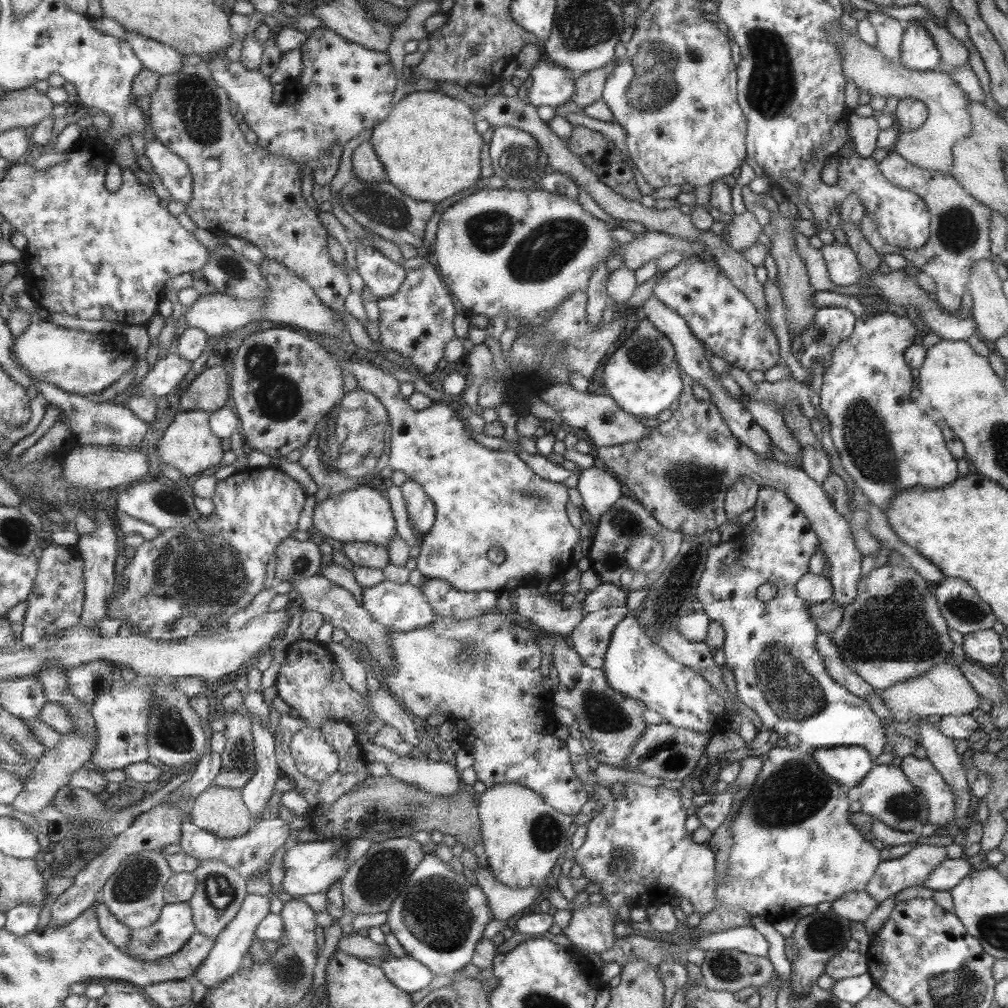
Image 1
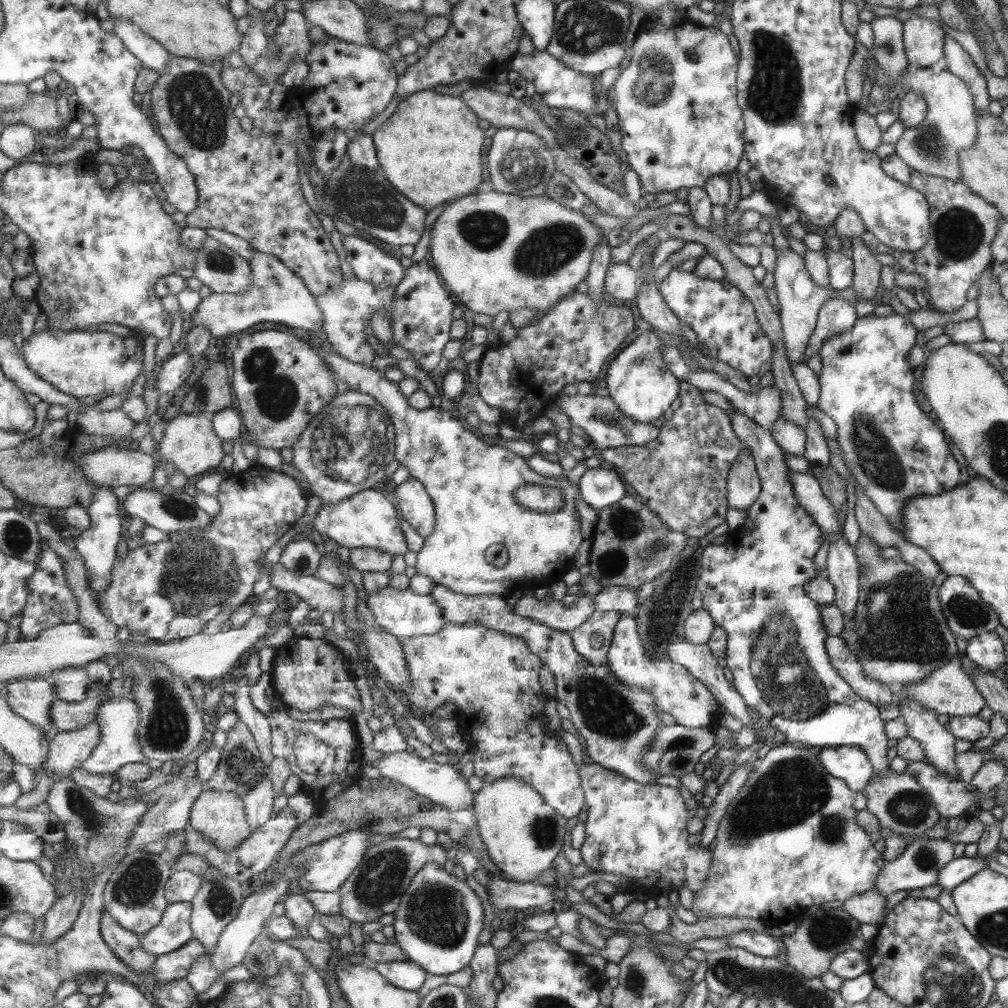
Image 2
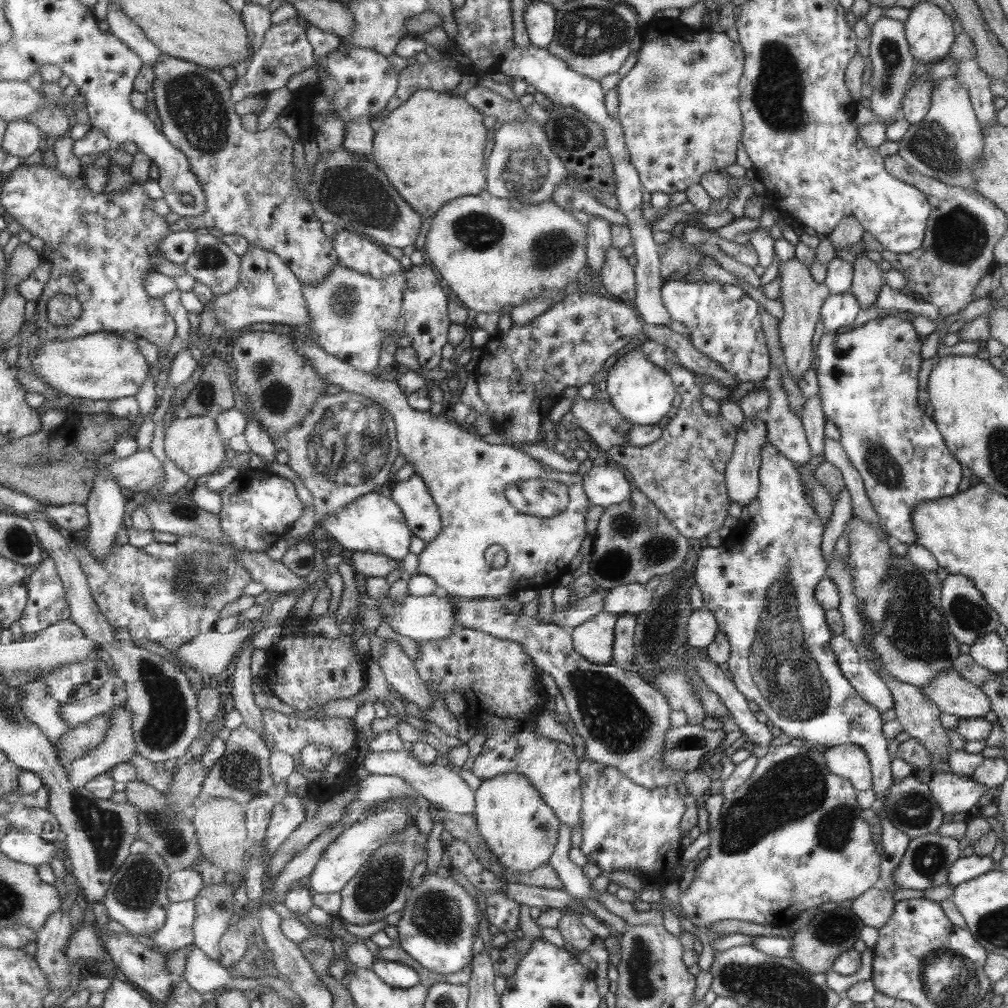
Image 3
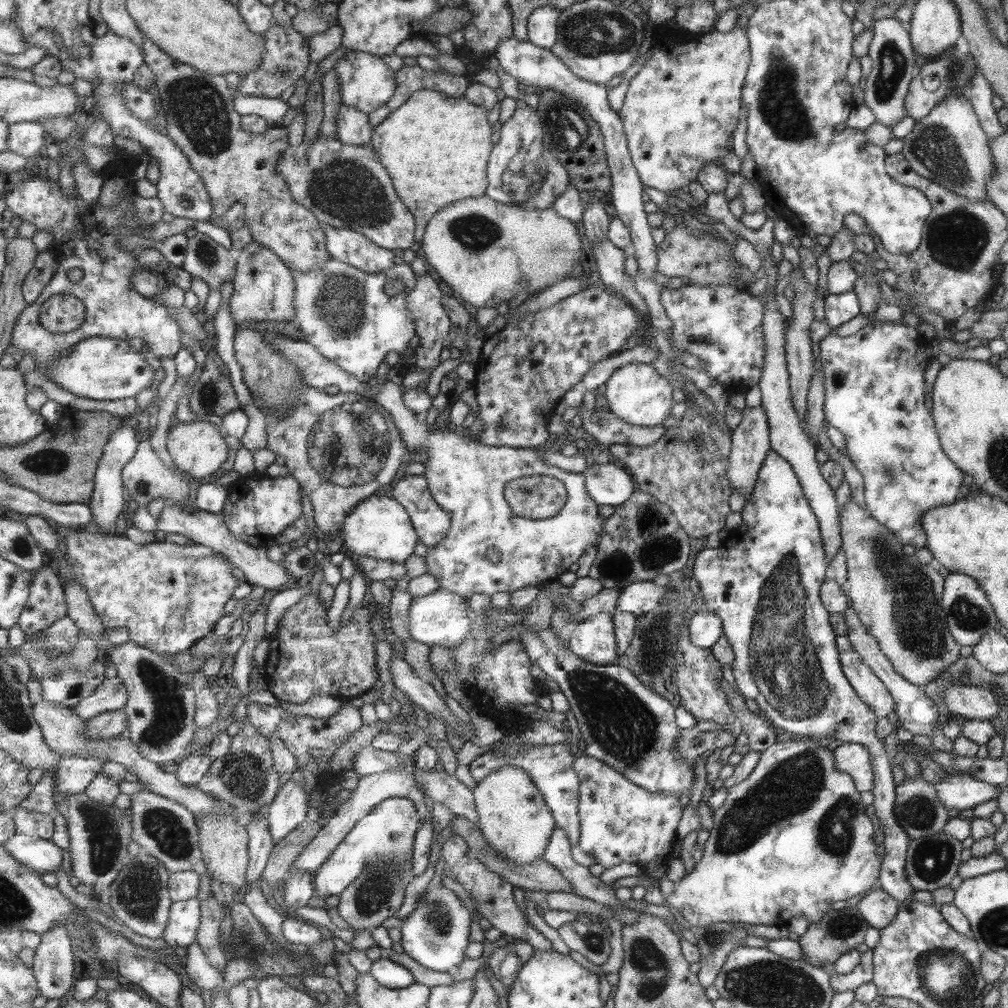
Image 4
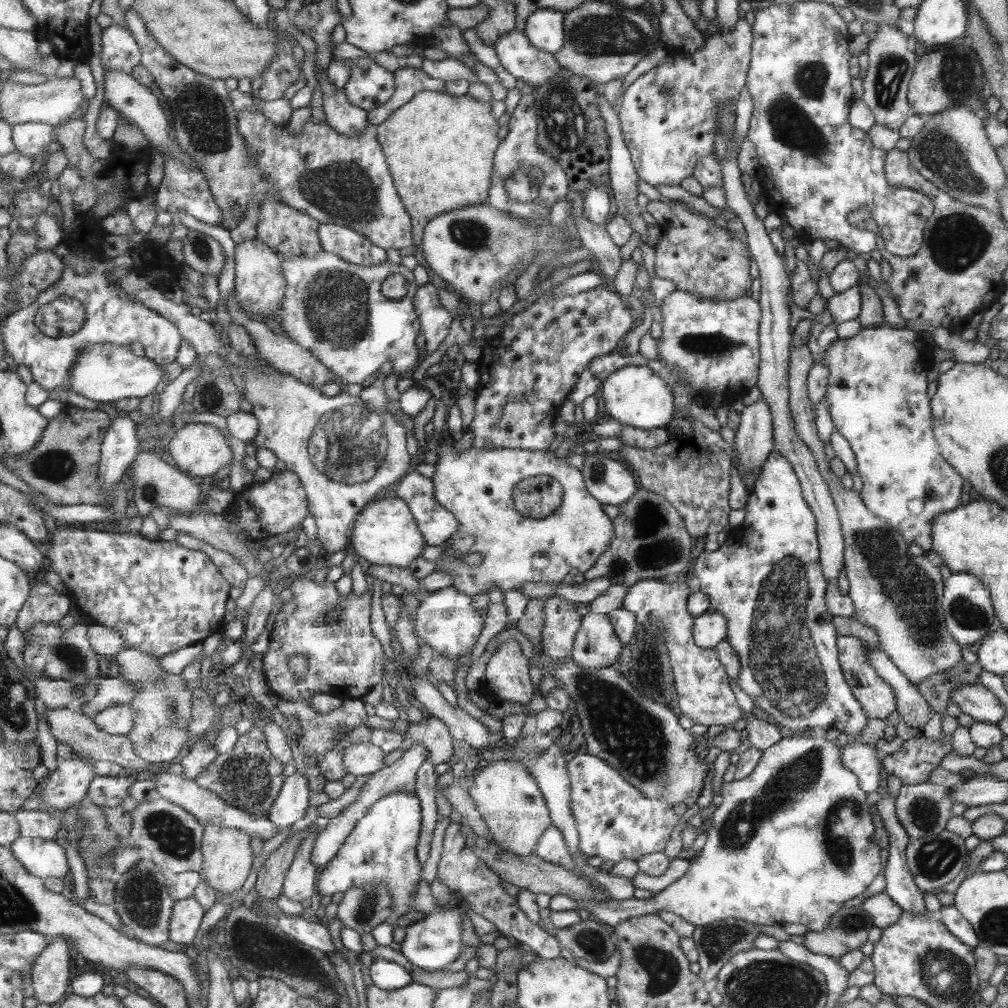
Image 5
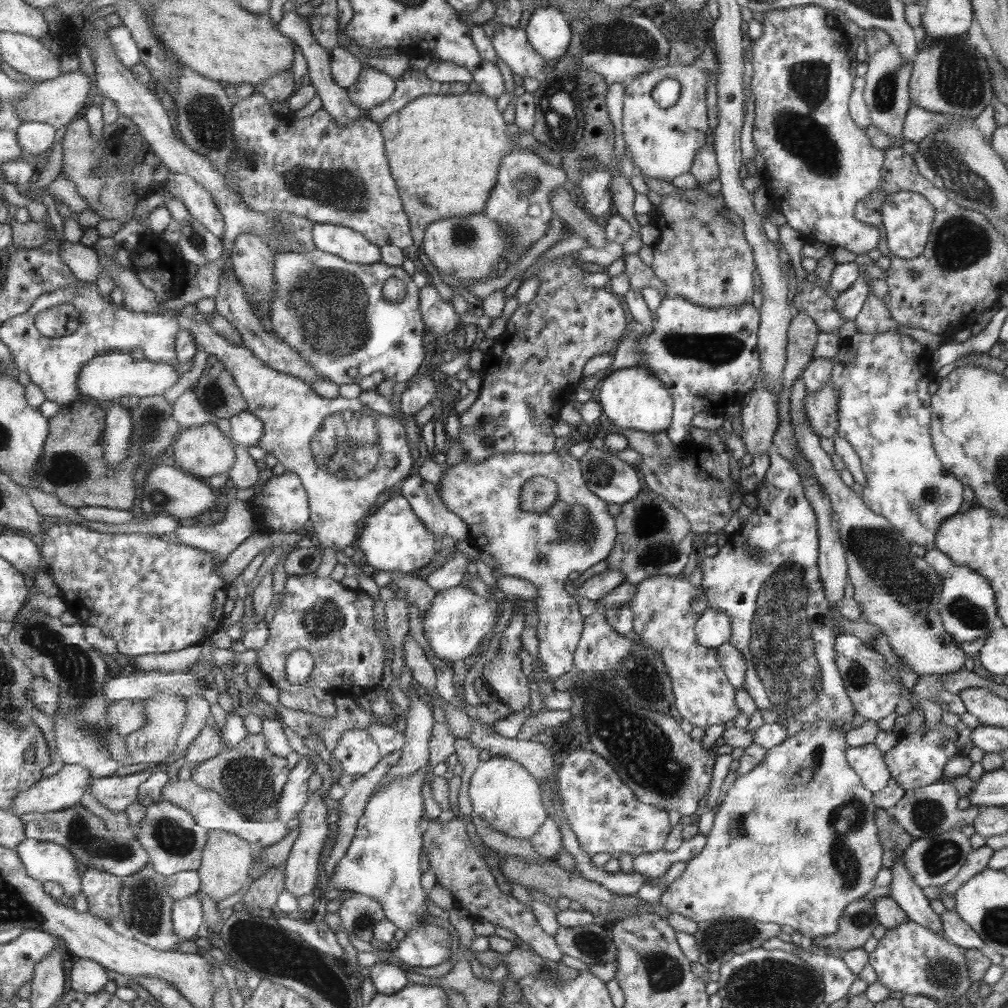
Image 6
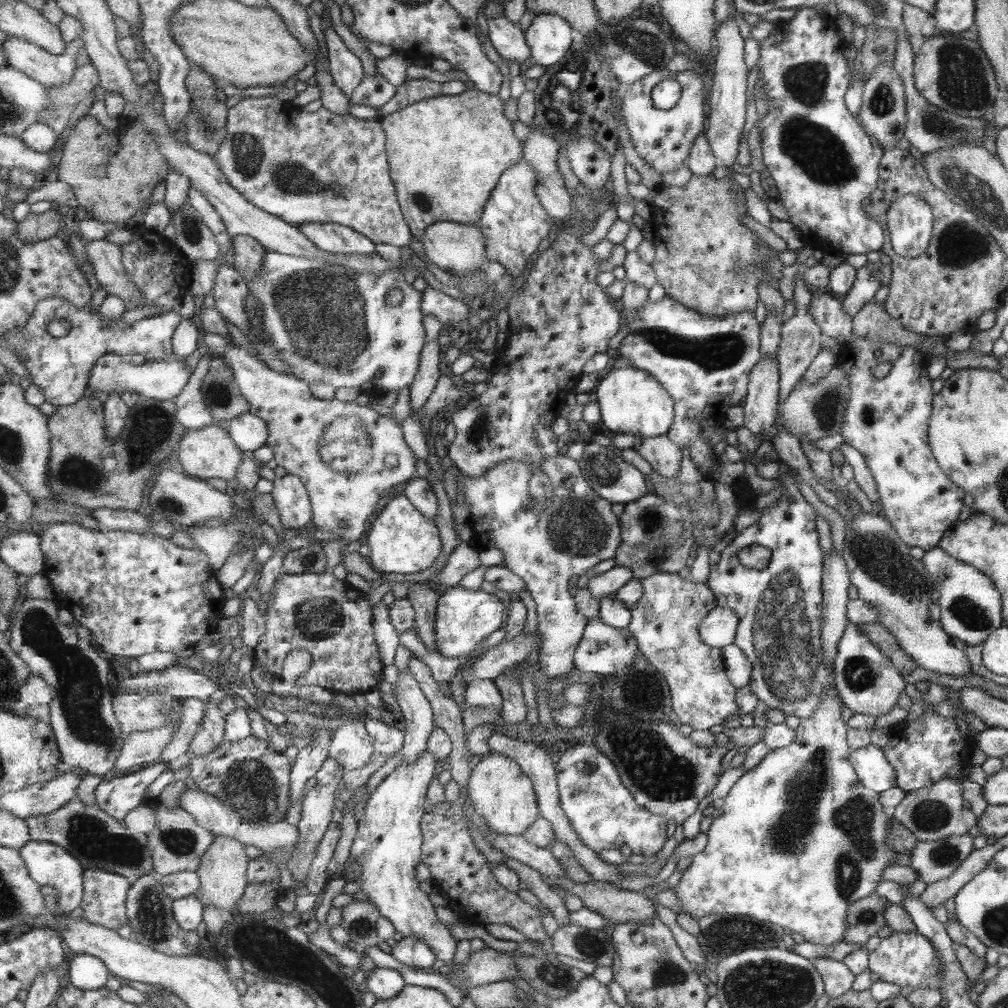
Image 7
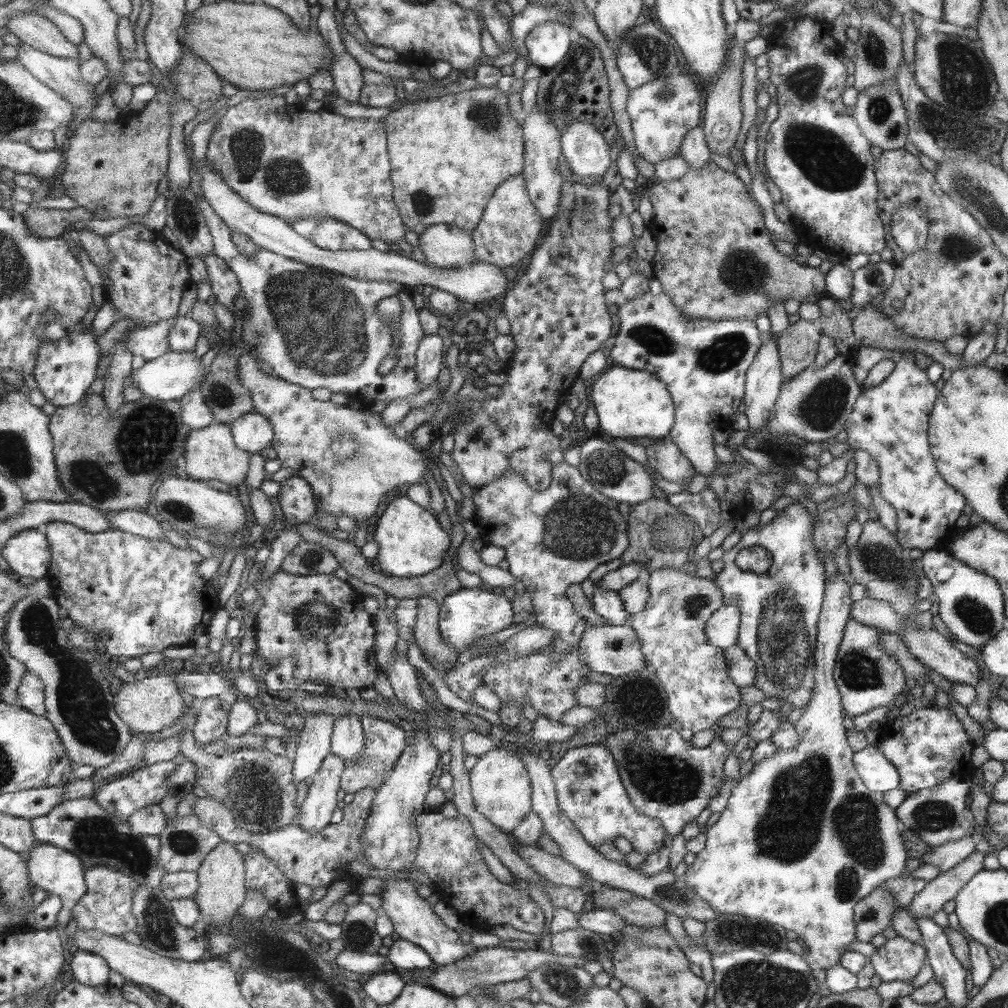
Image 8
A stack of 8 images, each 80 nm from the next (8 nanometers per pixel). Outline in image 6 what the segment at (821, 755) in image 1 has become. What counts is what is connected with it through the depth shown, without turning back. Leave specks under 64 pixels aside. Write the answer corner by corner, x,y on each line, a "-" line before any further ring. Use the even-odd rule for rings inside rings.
873,743
848,747
847,761
860,778
861,784
869,789
869,792
880,791
891,778
891,773
884,761
884,753
879,751

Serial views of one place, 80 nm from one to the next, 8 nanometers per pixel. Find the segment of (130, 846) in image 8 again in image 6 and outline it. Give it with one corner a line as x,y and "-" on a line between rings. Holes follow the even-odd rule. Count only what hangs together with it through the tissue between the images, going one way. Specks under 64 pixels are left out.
85,806
71,807
61,812
33,811
23,816
27,839
34,838
65,845
67,848
75,846
81,840
81,862
87,864
88,869
99,869
110,872
121,878
139,872
149,863
149,854
143,848
139,839
135,837
135,830
111,832
106,822

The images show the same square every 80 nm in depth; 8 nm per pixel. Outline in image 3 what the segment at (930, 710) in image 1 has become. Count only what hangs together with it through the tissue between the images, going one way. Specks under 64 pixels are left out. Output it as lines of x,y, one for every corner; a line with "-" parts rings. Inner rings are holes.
952,669
941,670
931,682
920,688
923,696
928,698
943,714
953,714
958,718
983,718
990,710
989,699
980,691
980,687
967,682

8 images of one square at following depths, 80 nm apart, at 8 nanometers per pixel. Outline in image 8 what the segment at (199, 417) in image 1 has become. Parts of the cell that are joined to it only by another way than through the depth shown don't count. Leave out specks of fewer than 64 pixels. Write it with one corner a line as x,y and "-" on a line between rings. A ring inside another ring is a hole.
214,422
189,433
184,454
183,474
195,480
219,480
227,485
245,484
249,472
249,456
245,449
237,446
229,424

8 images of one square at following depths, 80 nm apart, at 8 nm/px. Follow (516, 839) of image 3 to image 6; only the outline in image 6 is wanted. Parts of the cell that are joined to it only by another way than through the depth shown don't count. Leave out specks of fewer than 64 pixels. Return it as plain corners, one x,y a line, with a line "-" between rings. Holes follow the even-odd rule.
494,756
486,761
480,761
470,782
469,797
473,812
480,814
505,838
528,840
549,816
537,780
529,776
529,772
525,769
517,761

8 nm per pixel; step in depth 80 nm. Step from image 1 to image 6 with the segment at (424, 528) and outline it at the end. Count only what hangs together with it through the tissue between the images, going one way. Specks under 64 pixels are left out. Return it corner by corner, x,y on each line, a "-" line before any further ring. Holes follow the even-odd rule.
418,474
409,476
403,482
402,496
409,500
417,517
437,537
438,542
443,536
451,537
455,542
468,540
467,523
446,508
431,482
423,480

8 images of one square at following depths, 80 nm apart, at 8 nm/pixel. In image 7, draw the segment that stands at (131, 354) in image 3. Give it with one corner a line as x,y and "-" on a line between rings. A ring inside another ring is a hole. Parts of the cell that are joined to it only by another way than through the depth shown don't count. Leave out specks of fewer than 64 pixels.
109,353
97,360
88,386
94,391
99,390
99,392
103,392
102,394
106,393
107,396
112,392
120,392
121,395
126,392
135,392
142,399
175,400
176,396
179,396
184,390
189,379
192,378
192,374
193,372
191,373
185,365
185,361
176,354
165,359
146,360
143,364
135,365
131,364
129,357

